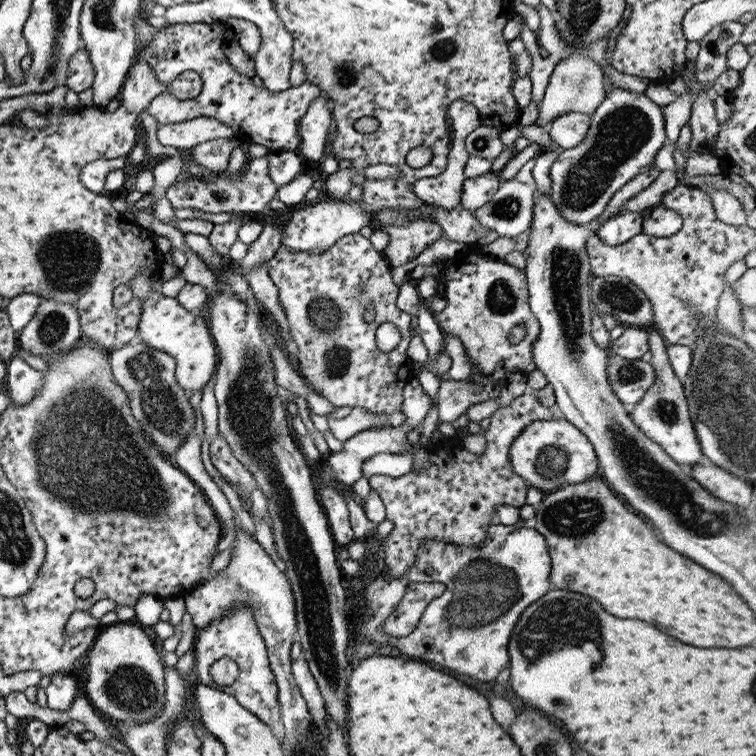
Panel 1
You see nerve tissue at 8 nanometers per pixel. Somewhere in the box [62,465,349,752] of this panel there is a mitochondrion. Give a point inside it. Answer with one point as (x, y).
(131, 690)

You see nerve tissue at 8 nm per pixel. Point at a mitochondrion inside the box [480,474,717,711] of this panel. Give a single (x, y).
(575, 620)

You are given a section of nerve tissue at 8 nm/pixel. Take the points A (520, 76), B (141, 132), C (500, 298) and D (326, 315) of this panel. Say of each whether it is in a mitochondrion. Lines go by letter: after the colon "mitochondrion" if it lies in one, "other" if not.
A: other
B: other
C: mitochondrion
D: mitochondrion

